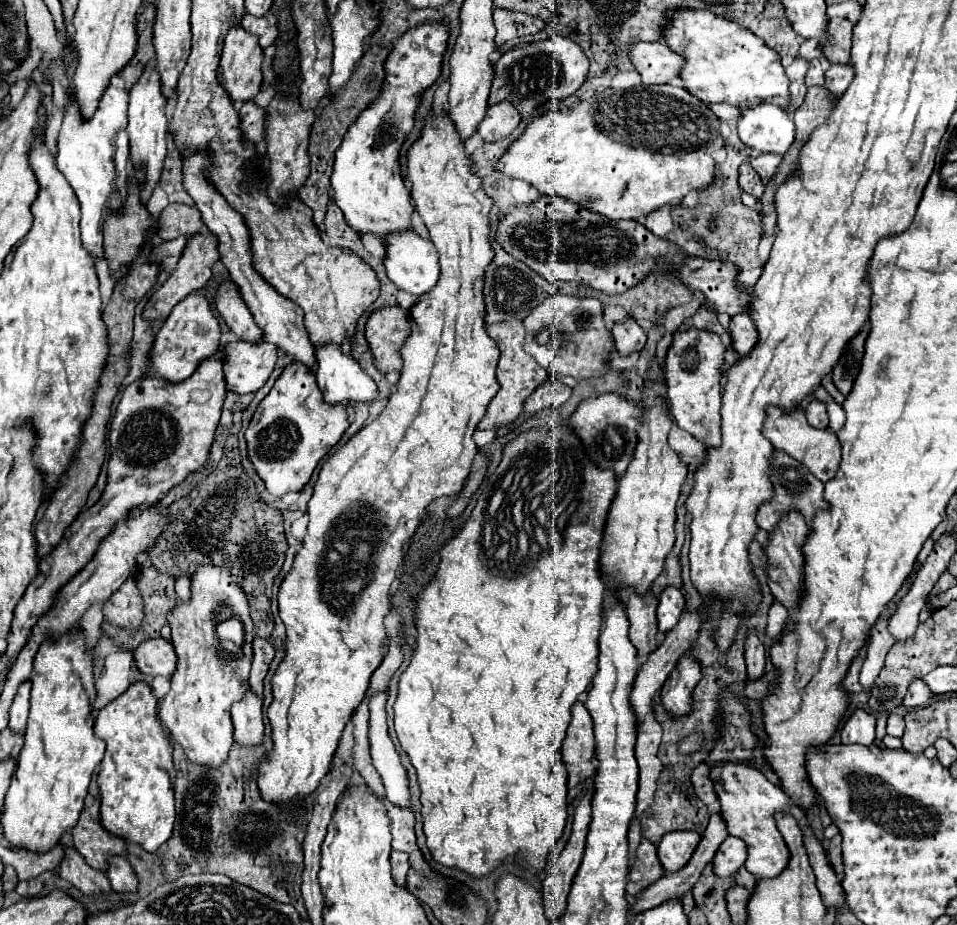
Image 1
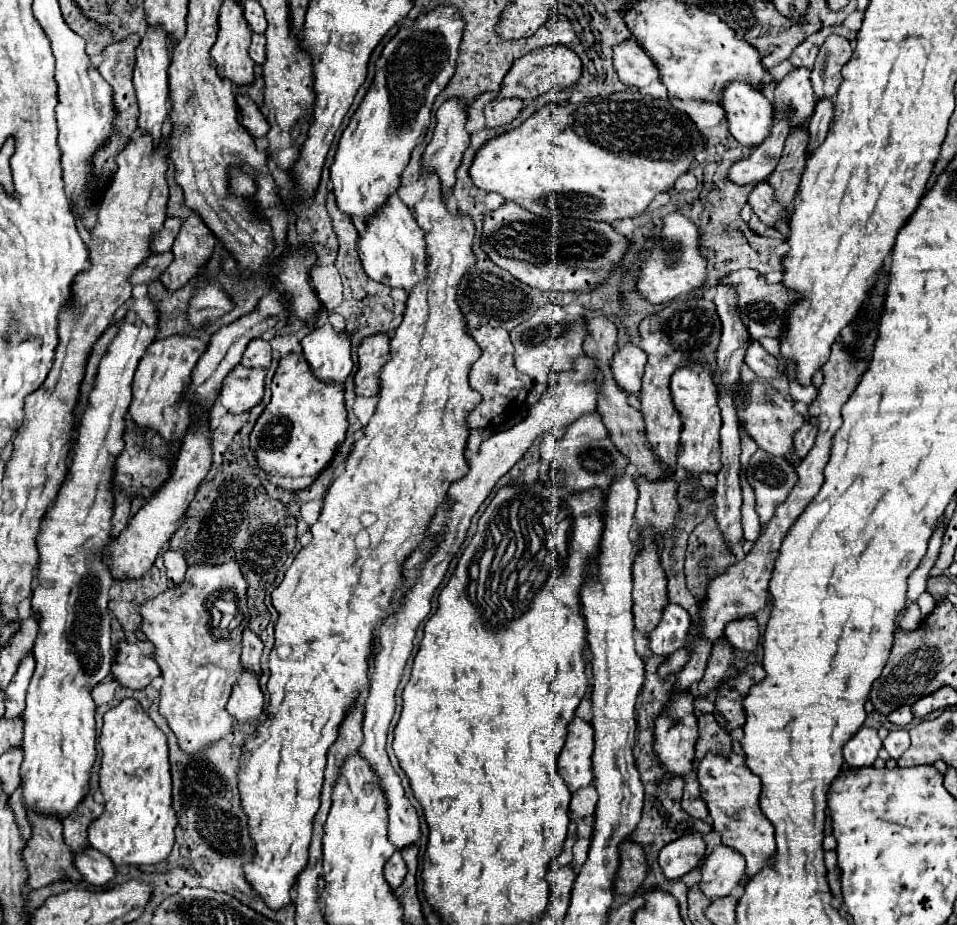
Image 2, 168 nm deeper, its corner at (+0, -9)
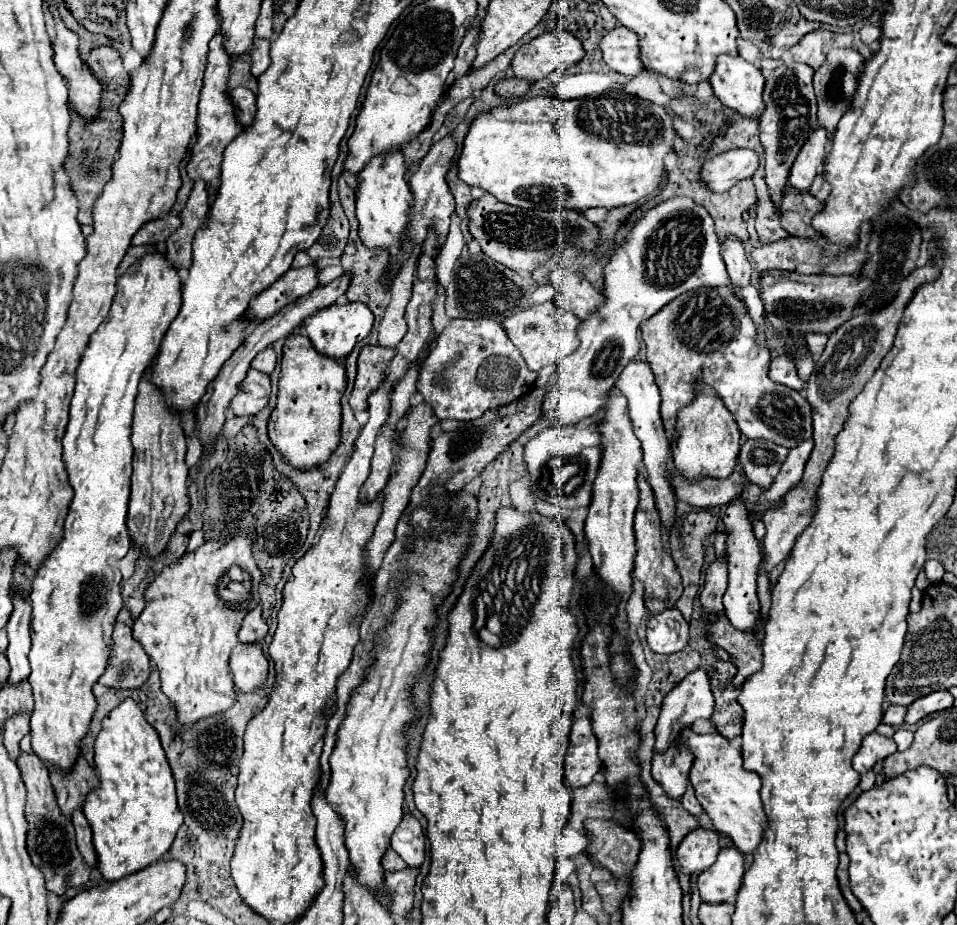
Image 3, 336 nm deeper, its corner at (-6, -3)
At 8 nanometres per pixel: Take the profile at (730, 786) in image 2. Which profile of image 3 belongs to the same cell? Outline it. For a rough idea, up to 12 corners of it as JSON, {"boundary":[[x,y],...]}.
{"boundary":[[684,728],[698,802],[754,854],[768,828],[760,776],[718,732]]}

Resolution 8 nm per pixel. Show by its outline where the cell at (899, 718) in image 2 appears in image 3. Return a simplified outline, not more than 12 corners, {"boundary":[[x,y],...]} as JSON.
{"boundary":[[888,706],[882,722],[902,726],[906,708]]}

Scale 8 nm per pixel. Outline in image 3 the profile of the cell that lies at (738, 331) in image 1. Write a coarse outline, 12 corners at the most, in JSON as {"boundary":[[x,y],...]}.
{"boundary":[[788,356],[772,358],[768,370],[774,382],[802,390],[796,366]]}

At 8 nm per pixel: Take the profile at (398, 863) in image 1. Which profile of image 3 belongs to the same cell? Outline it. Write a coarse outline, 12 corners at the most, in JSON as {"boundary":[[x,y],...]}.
{"boundary":[[392,848],[382,858],[386,872],[404,870],[406,864]]}

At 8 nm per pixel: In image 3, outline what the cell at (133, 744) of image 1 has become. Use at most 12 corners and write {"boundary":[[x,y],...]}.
{"boundary":[[132,698],[104,718],[82,812],[114,882],[182,826],[160,736]]}

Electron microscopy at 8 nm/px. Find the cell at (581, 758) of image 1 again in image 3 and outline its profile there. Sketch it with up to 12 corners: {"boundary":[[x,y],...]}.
{"boundary":[[576,718],[564,756],[572,788],[600,770],[590,718]]}

